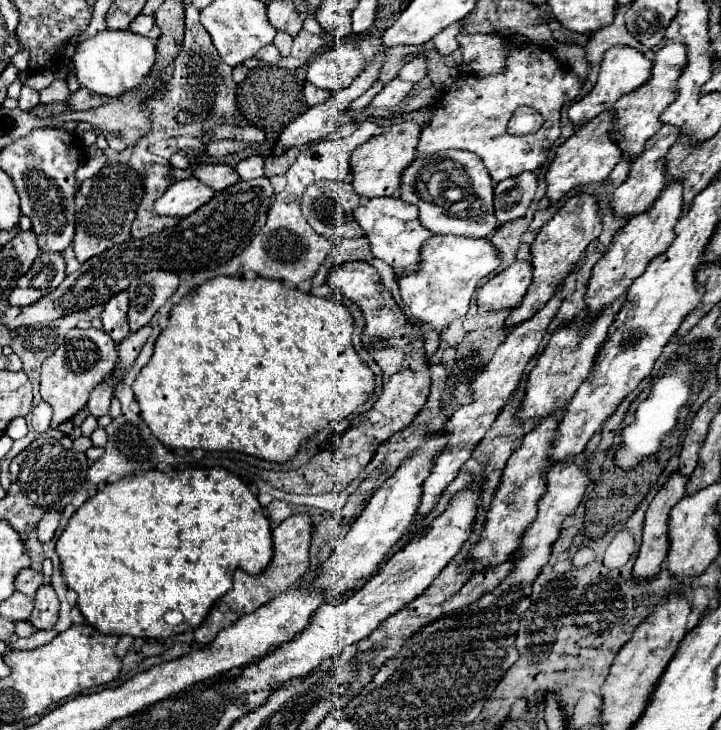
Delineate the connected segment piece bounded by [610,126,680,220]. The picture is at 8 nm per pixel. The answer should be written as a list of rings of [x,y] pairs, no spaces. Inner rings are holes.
[[[662,126],[658,130],[658,134],[654,134],[648,144],[646,144],[646,150],[632,162],[632,168],[630,168],[630,176],[628,180],[618,186],[610,198],[610,206],[612,206],[612,212],[616,216],[622,216],[622,218],[632,218],[636,214],[642,214],[646,212],[652,202],[660,196],[660,192],[664,190],[666,186],[666,176],[664,176],[664,164],[666,164],[666,152],[670,150],[670,146],[676,142],[676,138],[680,136],[678,128],[674,126]]]

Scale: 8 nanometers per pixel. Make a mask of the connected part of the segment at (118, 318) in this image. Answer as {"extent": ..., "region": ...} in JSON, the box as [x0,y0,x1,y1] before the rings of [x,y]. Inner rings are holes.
{"extent":[102,292,128,344],"region":[[[120,292],[116,294],[102,312],[102,324],[104,324],[104,332],[116,342],[120,344],[128,334],[128,292]]]}

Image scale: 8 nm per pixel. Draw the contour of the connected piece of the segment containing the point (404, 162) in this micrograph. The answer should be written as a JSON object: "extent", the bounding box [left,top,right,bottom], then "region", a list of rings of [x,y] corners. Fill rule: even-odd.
{"extent":[350,122,420,198],"region":[[[396,122],[390,128],[384,128],[380,136],[364,142],[350,156],[350,168],[354,176],[354,190],[364,198],[378,196],[396,196],[400,188],[400,176],[404,168],[416,158],[416,144],[420,136],[420,126],[416,122]]]}

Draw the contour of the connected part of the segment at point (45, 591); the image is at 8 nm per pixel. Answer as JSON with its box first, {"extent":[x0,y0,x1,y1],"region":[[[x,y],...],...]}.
{"extent":[28,584,58,630],"region":[[[42,584],[36,592],[34,598],[34,610],[32,616],[28,618],[28,622],[36,628],[36,630],[48,630],[56,624],[58,620],[58,596],[54,592],[54,588],[50,584]]]}

